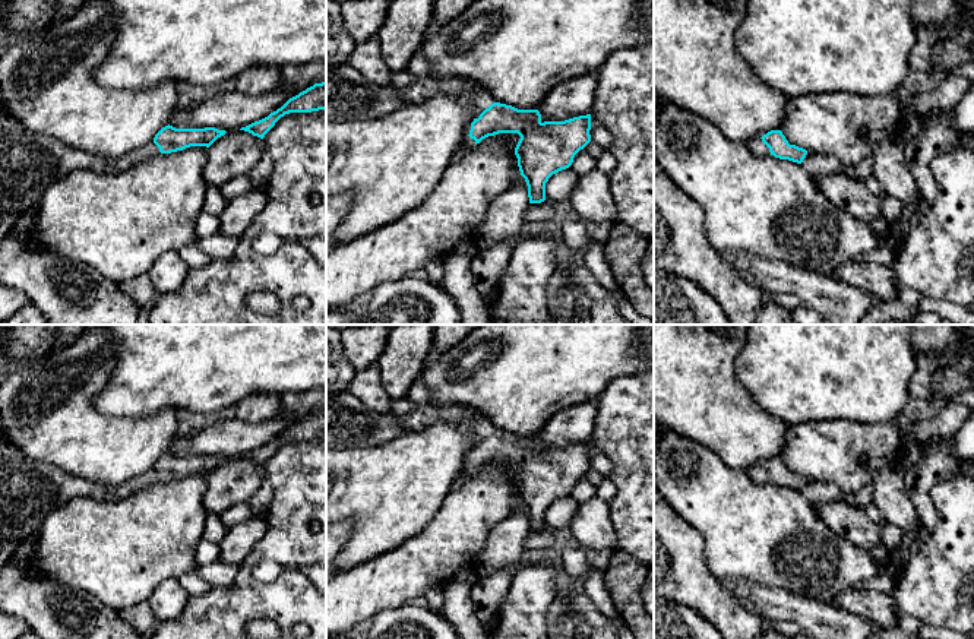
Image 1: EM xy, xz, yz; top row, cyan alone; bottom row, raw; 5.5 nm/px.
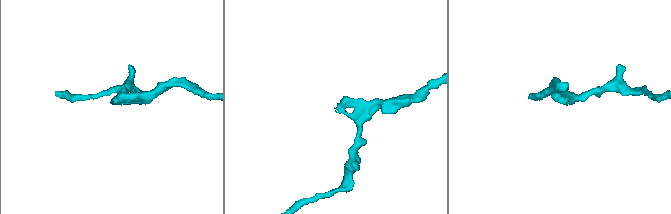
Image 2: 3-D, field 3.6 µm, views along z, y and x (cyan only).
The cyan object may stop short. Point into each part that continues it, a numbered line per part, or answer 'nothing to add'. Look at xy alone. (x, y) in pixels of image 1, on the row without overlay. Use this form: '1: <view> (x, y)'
1: xy (151, 477)

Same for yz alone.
1: yz (756, 474)

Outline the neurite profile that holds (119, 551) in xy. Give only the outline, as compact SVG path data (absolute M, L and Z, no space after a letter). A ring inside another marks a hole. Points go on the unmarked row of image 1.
M190 474L158 481L117 500L70 500L45 518L29 567L117 611L146 602L161 582L197 569L196 547L203 540L209 515L203 506L206 478L206 474Z

